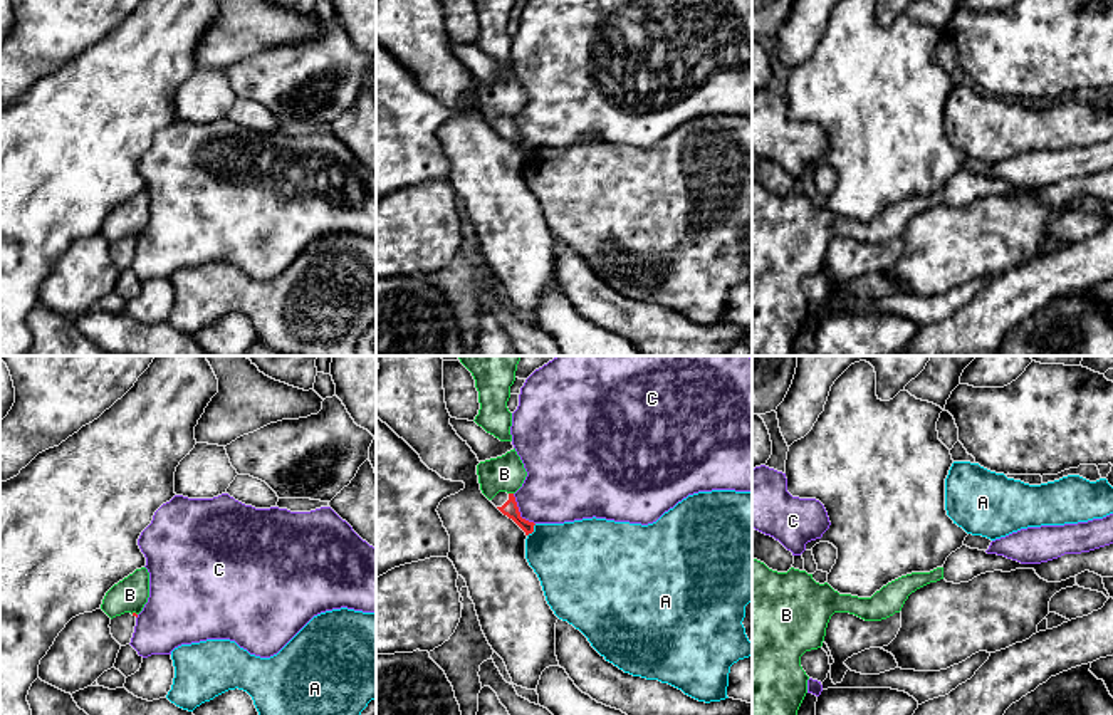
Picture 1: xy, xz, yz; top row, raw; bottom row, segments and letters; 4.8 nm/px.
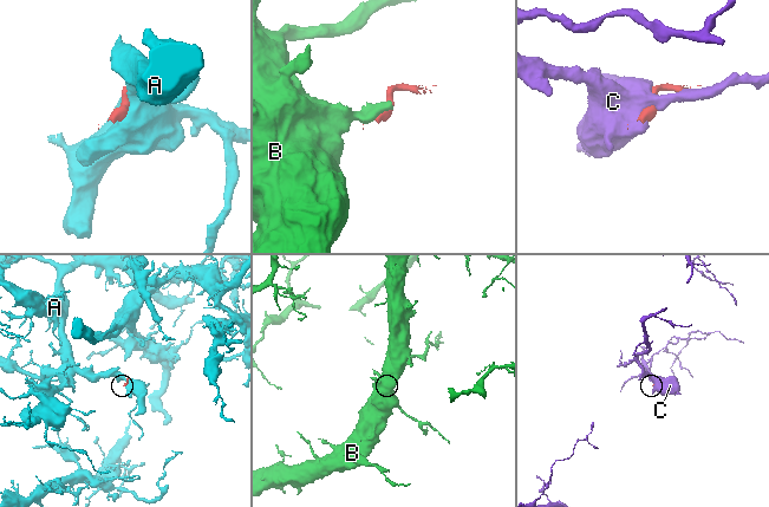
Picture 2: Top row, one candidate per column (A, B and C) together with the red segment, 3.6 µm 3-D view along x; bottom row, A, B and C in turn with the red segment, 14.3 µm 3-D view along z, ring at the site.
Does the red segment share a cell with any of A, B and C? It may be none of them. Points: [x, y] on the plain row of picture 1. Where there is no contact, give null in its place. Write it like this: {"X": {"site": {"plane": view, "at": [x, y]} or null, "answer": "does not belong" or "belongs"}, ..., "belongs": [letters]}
{"A": {"site": {"plane": "xz", "at": [532, 155]}, "answer": "does not belong"}, "B": {"site": {"plane": "xz", "at": [511, 118]}, "answer": "does not belong"}, "C": {"site": {"plane": "xz", "at": [519, 136]}, "answer": "does not belong"}, "belongs": []}

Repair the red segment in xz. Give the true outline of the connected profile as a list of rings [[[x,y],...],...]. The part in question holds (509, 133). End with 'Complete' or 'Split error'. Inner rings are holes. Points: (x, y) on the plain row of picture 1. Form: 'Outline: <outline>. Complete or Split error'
Outline: [[[499,116],[492,124],[490,124],[504,139],[512,143],[524,156],[525,159],[534,156],[534,146],[529,146],[520,141],[517,126],[514,117],[507,116]]]. Split error

